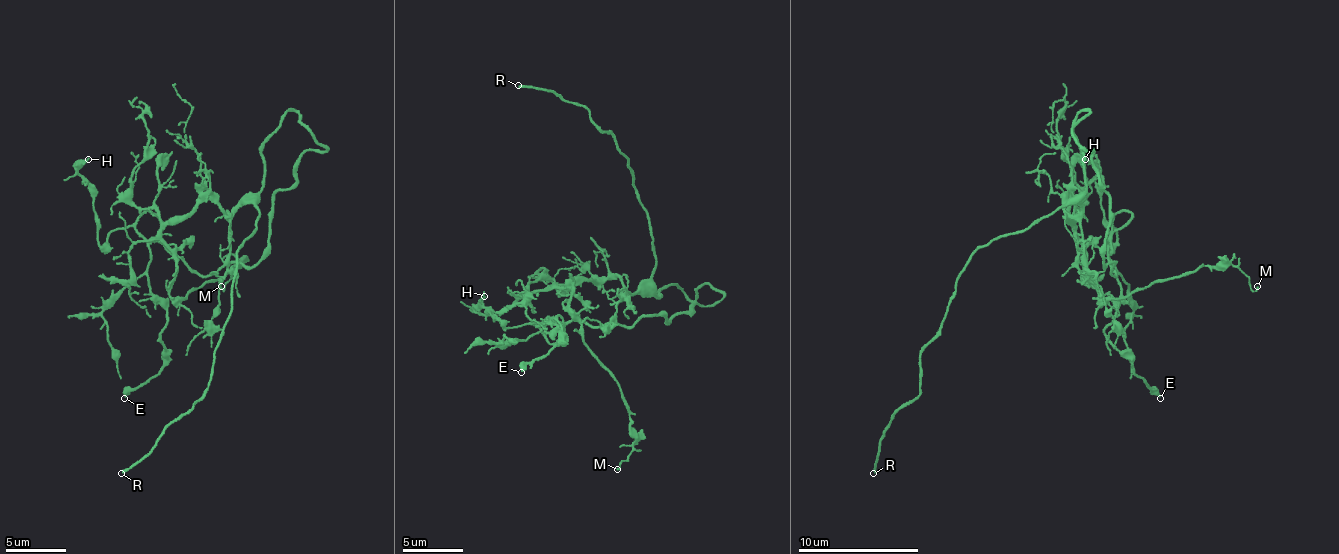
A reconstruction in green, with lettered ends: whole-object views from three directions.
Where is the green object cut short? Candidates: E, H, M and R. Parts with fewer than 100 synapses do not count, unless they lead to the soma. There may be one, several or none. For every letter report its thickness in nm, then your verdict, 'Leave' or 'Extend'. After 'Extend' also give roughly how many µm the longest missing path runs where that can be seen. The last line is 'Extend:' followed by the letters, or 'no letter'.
E: Thickness 400 nm. Leave
H: Thickness 200 nm. Leave
M: Thickness 110 nm. Leave
R: Thickness 200 nm. Extend. Missing length about 30 µm
Extend: R

